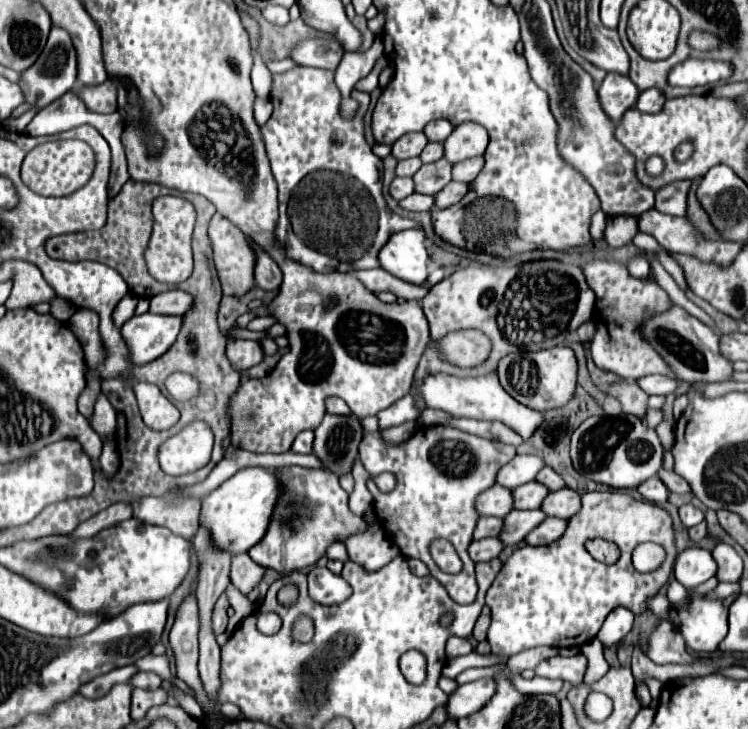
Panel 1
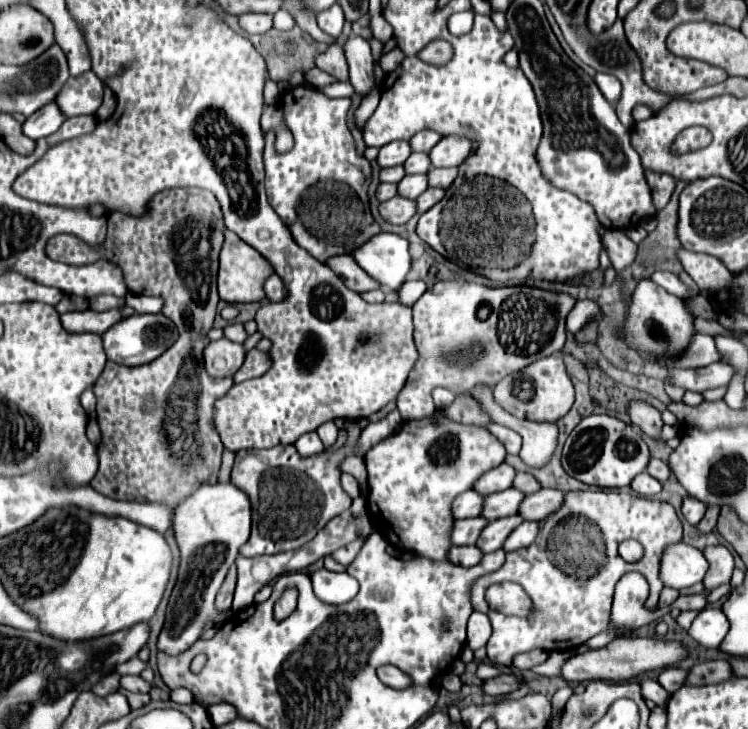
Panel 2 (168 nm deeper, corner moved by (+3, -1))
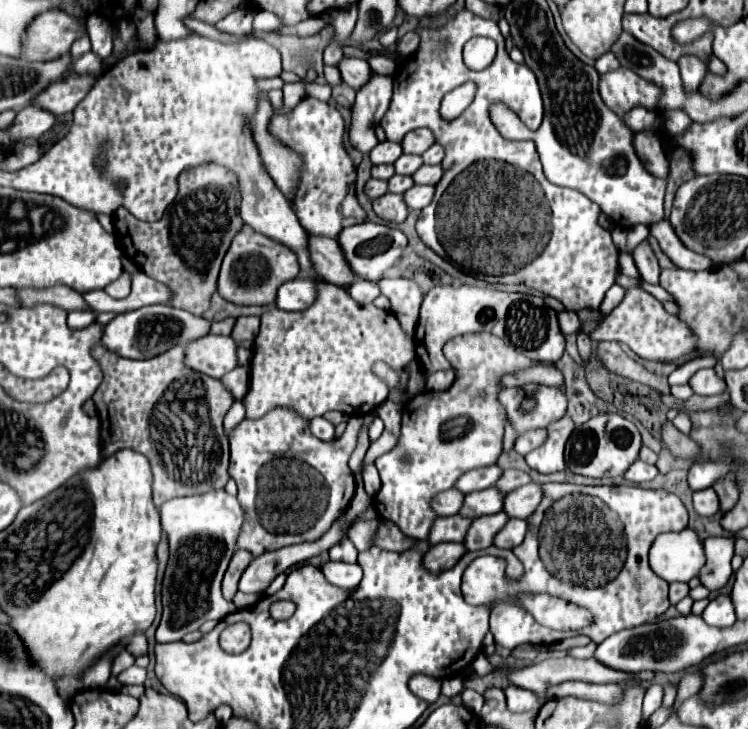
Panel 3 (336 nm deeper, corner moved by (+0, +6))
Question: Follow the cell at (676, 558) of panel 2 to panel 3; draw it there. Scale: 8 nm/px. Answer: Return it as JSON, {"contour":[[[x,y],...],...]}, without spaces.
{"contour":[[[692,529],[658,535],[650,547],[650,557],[652,571],[668,583],[688,583],[692,577],[698,577],[706,563],[702,541]]]}

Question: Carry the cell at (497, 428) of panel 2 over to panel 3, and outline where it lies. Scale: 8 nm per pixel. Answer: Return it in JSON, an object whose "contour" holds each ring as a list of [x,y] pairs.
{"contour":[[[534,429],[534,431],[524,431],[518,435],[516,443],[514,443],[514,449],[520,453],[520,455],[526,455],[528,451],[532,451],[534,447],[538,447],[540,443],[544,443],[546,439],[546,431],[544,429]]]}

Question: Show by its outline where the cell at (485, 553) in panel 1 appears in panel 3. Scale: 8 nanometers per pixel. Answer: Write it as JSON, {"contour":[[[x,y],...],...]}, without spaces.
{"contour":[[[438,543],[432,545],[432,549],[424,557],[424,565],[428,571],[444,571],[458,563],[462,555],[466,555],[468,549],[464,543]]]}

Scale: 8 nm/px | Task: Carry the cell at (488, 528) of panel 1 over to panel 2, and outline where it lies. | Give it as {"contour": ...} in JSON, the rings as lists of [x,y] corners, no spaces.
{"contour":[[[481,516],[455,520],[451,542],[455,542],[455,546],[473,546],[477,542],[481,530],[485,528],[485,524],[487,524],[487,520]]]}

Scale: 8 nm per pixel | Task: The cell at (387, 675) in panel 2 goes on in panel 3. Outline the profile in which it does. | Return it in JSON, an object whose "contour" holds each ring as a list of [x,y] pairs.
{"contour":[[[424,673],[412,675],[410,681],[408,681],[408,685],[410,685],[412,693],[416,693],[420,699],[424,699],[428,703],[434,703],[438,699],[438,695],[441,694],[442,683],[440,683],[440,679],[424,675]]]}

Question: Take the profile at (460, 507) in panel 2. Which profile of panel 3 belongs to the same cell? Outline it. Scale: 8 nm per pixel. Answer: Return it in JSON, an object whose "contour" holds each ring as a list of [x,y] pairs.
{"contour":[[[456,489],[442,491],[440,495],[436,495],[436,499],[432,499],[432,507],[436,507],[438,515],[456,515],[462,503],[464,503],[464,493]]]}

